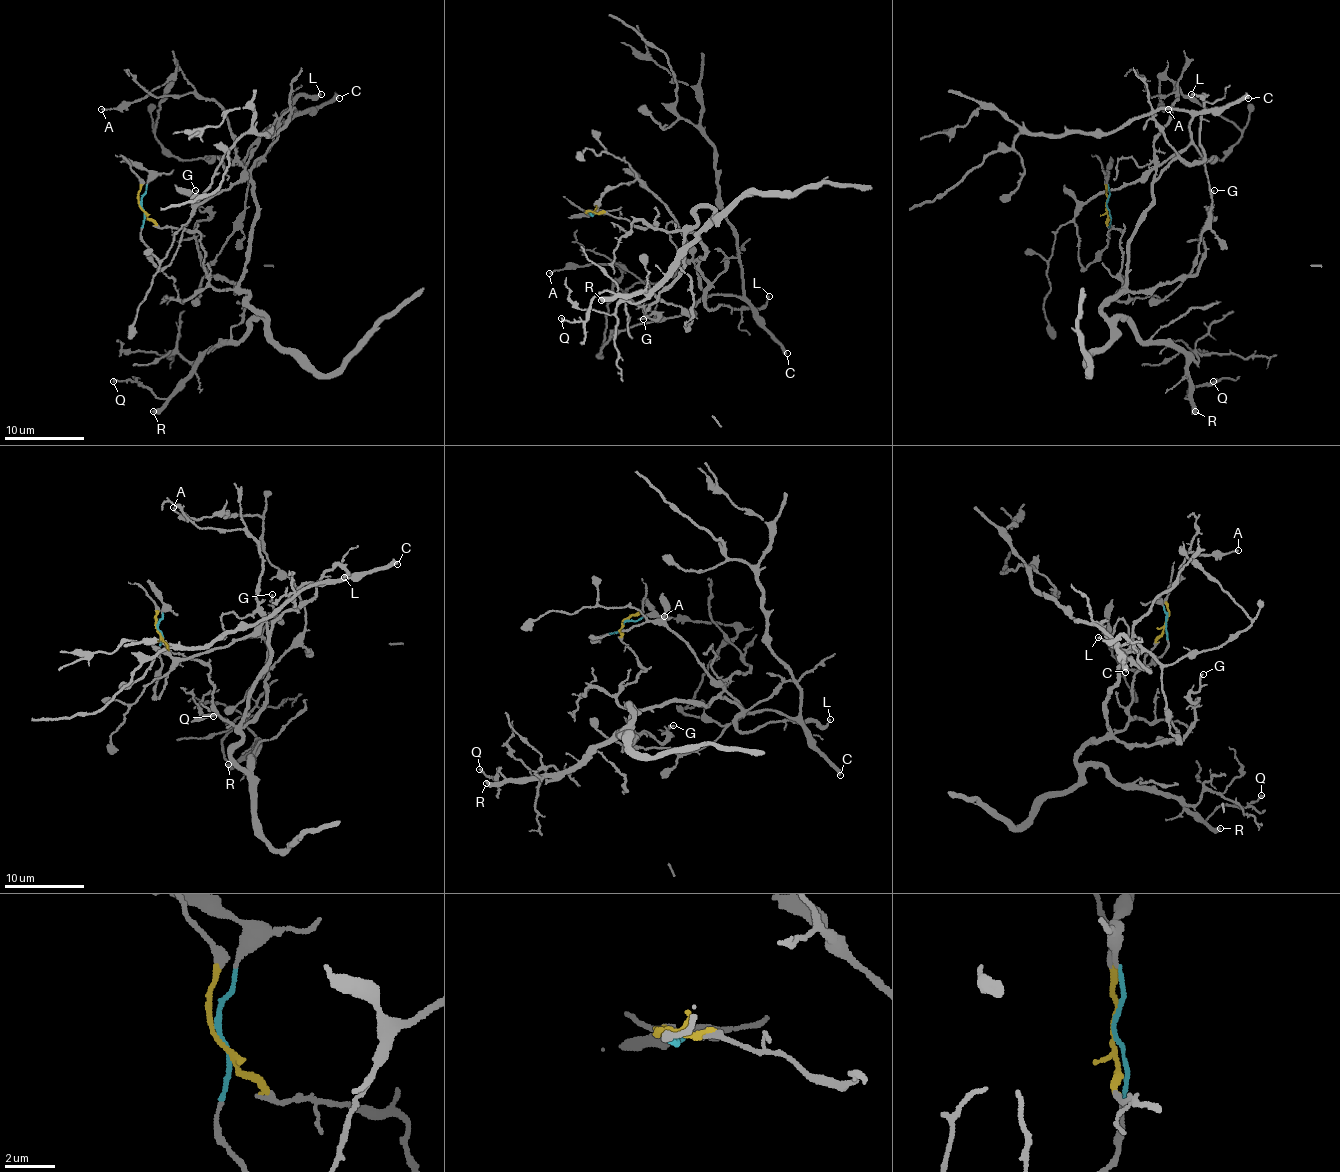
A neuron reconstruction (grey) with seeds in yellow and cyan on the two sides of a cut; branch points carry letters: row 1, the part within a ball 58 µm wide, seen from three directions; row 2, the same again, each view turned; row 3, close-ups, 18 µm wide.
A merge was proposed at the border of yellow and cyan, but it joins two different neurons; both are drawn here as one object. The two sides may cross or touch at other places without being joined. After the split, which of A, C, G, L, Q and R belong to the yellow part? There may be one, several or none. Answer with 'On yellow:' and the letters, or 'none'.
On yellow: G, L, Q, R

